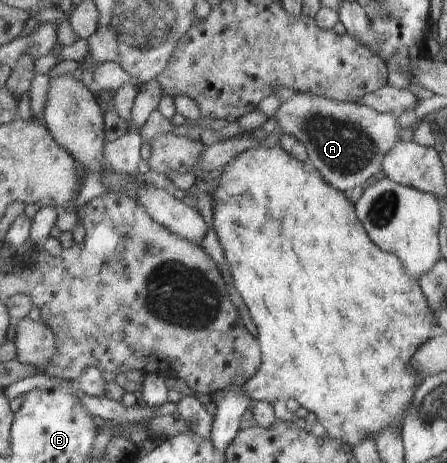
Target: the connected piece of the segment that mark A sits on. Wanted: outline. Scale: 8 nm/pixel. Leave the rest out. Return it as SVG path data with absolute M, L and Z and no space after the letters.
M297 92L281 102L274 117L277 130L300 141L320 175L346 195L356 185L365 185L369 177L383 170L383 159L400 143L397 133L402 128L396 116L381 114L369 106L351 101L340 102Z

